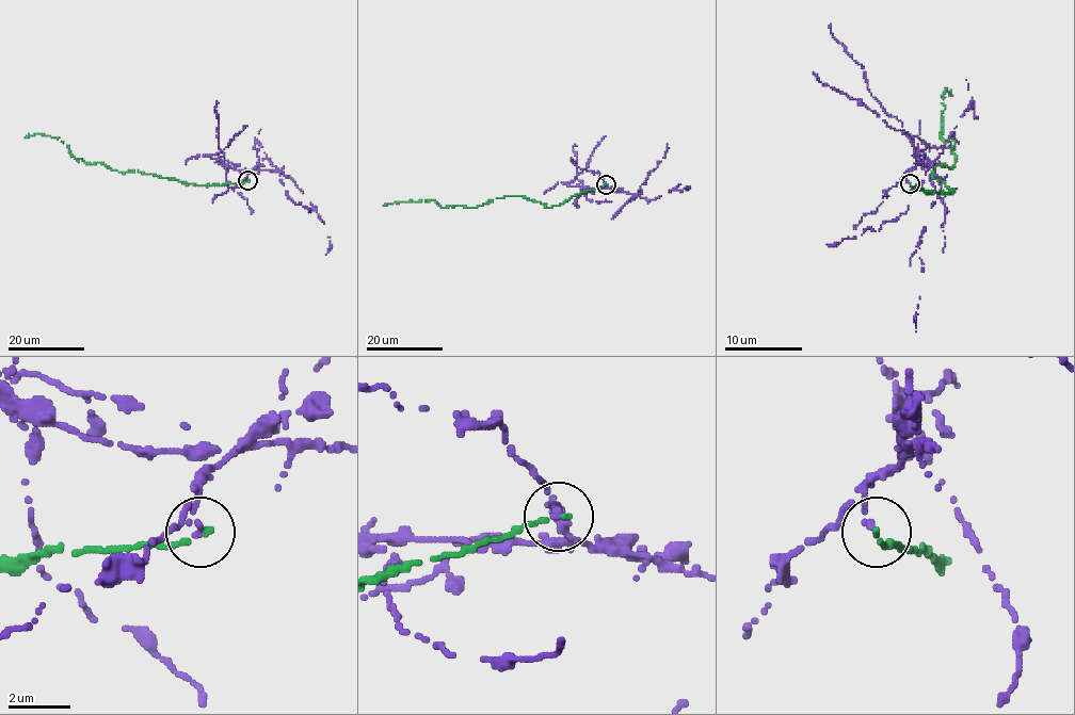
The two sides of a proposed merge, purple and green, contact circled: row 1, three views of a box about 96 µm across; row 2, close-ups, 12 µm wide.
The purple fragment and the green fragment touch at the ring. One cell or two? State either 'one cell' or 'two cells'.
two cells

